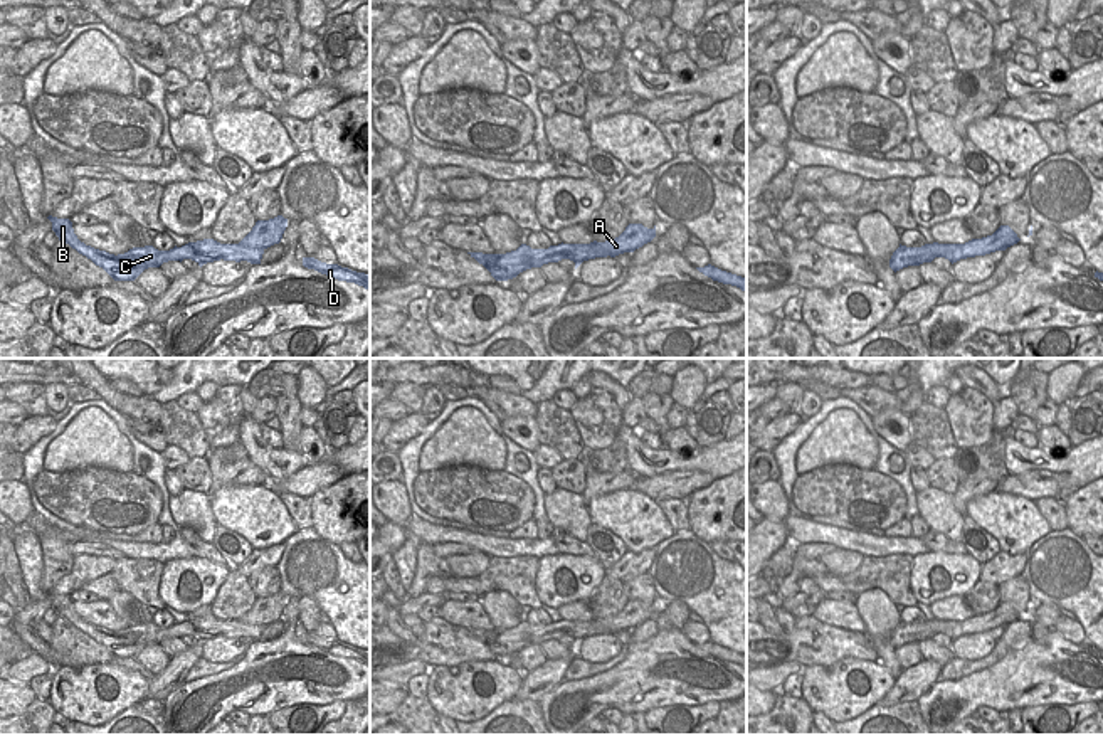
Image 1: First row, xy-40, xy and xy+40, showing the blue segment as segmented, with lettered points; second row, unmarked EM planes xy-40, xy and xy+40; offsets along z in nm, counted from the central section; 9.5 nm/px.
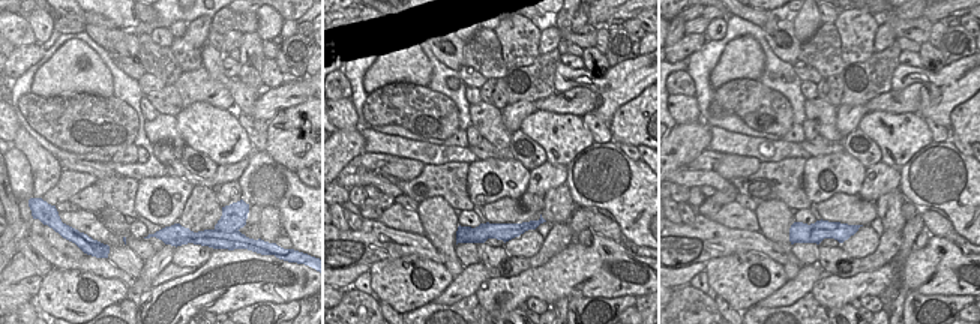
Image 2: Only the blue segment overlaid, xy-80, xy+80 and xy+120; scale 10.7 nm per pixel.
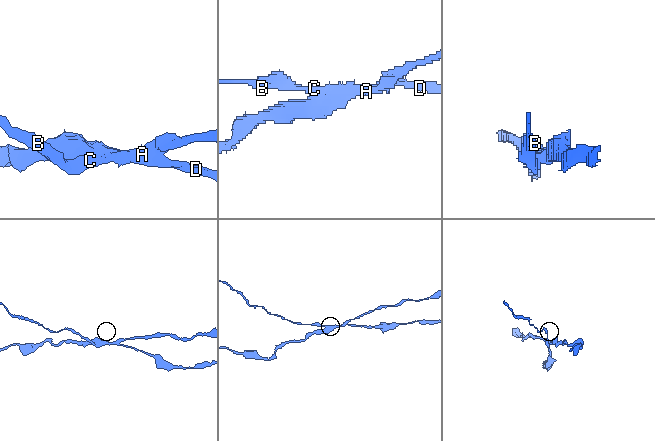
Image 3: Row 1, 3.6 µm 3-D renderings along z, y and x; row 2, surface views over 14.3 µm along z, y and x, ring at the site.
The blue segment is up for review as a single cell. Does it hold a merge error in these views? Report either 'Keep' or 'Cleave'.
Cleave.

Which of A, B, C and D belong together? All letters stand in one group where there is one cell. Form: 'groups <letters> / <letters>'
groups A / B C D

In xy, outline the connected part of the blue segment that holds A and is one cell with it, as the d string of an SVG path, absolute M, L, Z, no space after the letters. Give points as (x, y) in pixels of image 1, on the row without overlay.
M629 600L625 607L605 619L590 619L588 622L573 622L577 627L572 629L572 636L575 639L575 646L588 636L595 634L615 634L624 629L634 629L644 621L651 619L656 614L656 602L652 605L644 604L642 600Z

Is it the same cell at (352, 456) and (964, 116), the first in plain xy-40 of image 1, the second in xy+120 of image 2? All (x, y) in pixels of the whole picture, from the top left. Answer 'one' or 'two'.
two

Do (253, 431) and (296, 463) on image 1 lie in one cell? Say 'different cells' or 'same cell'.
same cell

